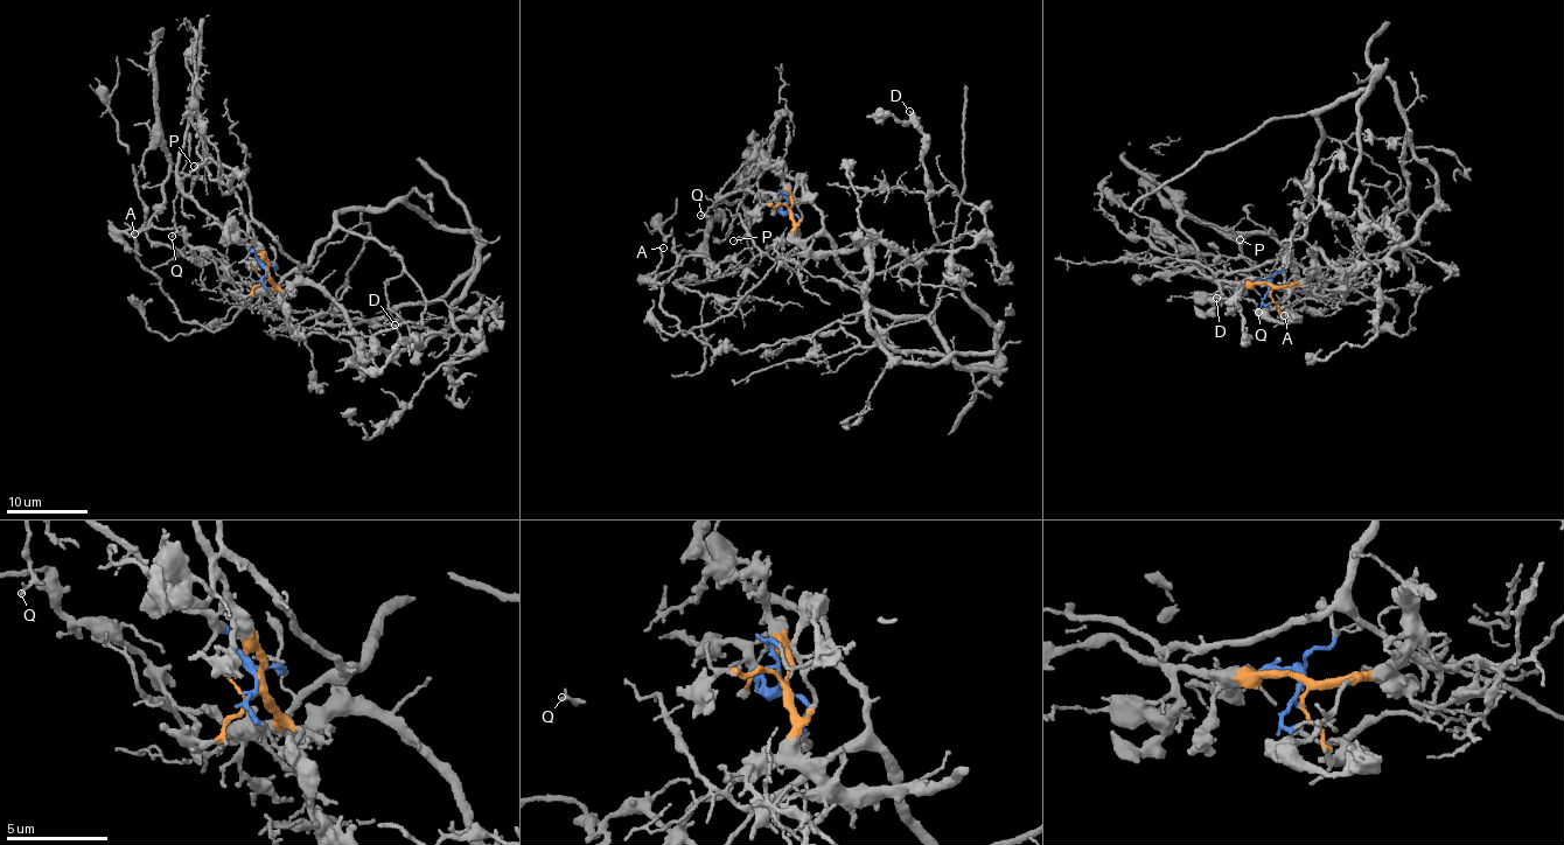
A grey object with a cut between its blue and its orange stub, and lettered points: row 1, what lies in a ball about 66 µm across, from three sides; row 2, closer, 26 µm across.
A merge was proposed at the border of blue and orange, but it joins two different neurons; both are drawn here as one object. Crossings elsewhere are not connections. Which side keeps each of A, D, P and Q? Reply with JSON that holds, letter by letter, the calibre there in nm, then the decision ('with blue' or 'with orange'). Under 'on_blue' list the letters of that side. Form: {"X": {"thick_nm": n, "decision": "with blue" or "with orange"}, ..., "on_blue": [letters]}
{"A": {"thick_nm": 130, "decision": "with orange"}, "D": {"thick_nm": 190, "decision": "with orange"}, "P": {"thick_nm": 140, "decision": "with blue"}, "Q": {"thick_nm": 190, "decision": "with blue"}, "on_blue": ["P", "Q"]}

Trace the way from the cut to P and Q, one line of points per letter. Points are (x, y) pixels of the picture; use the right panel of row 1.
P: (1272, 288), (1261, 281), (1226, 288), (1216, 283), (1180, 223), (1192, 216), (1240, 239)
Q: (1272, 288), (1265, 283), (1251, 284), (1243, 292), (1221, 285), (1223, 283), (1256, 305), (1258, 312)

